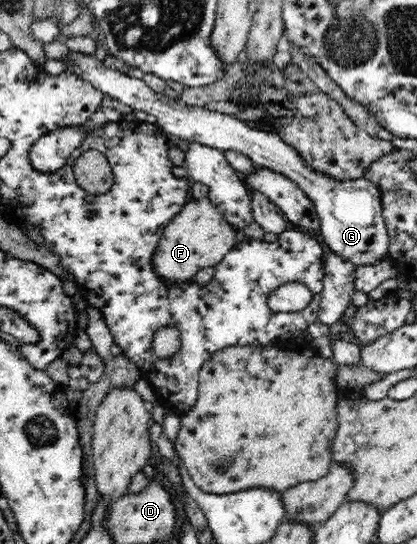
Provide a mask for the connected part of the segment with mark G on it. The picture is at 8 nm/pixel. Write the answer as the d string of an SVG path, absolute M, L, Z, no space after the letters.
M71 51L66 62L66 72L90 82L105 96L111 96L131 106L133 110L155 116L156 125L168 136L174 134L190 143L197 142L221 151L237 150L248 156L256 165L270 168L296 182L315 205L320 218L320 238L341 259L361 266L379 263L381 259L388 258L389 233L382 215L382 195L374 182L363 177L354 181L331 180L331 177L311 169L291 145L279 139L279 135L250 128L246 122L231 114L221 114L206 110L205 107L187 105L181 100L169 99L163 93L155 92L143 79L121 73L113 67L105 67L104 62L96 56Z

